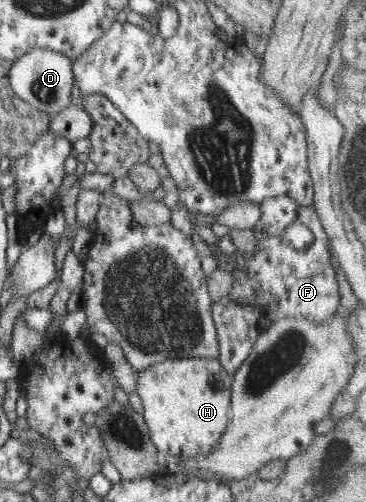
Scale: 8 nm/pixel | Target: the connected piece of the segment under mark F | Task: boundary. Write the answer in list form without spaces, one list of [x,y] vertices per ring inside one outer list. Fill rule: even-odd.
[[[276,196],[264,200],[260,206],[260,220],[252,228],[258,241],[258,250],[246,260],[249,271],[245,273],[237,266],[232,271],[234,286],[227,296],[212,305],[211,315],[219,340],[218,359],[231,376],[246,360],[260,333],[273,321],[282,317],[303,317],[304,320],[322,324],[341,309],[336,271],[330,263],[331,244],[313,205],[300,206],[288,196]],[[286,218],[290,218],[290,222],[294,218],[312,230],[314,244],[308,248],[308,254],[306,248],[294,250],[282,244],[284,228],[290,224]]]

